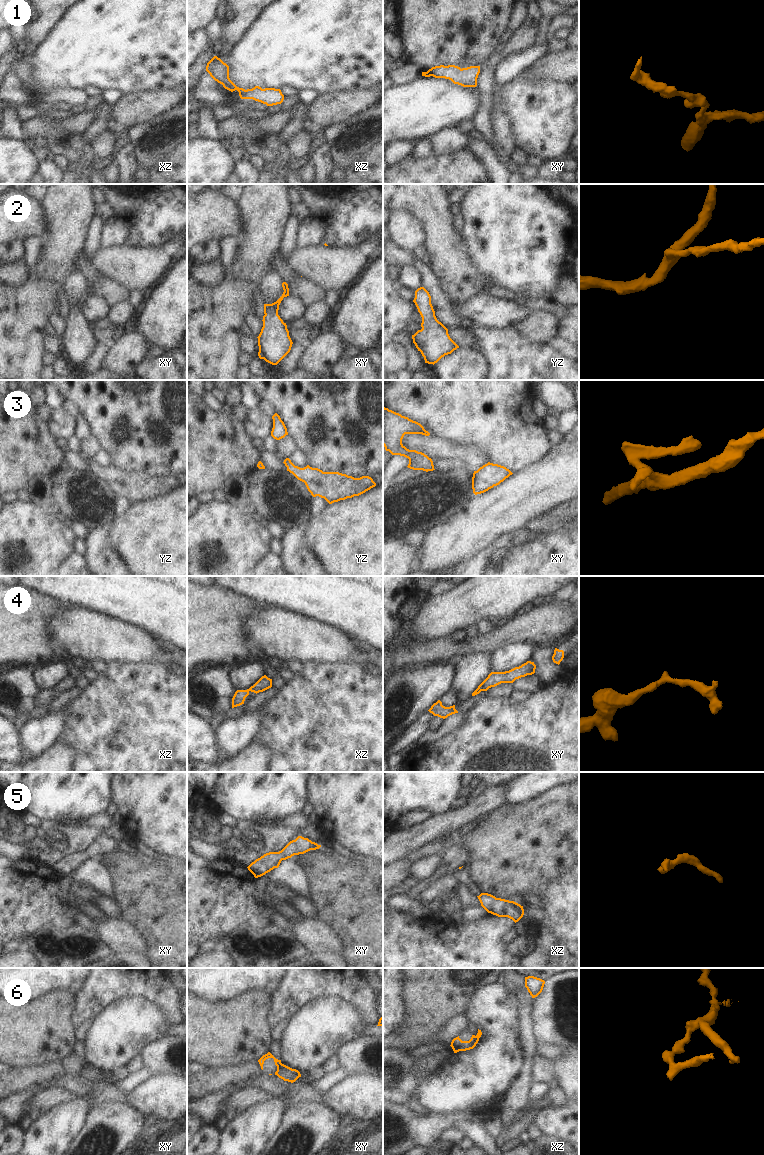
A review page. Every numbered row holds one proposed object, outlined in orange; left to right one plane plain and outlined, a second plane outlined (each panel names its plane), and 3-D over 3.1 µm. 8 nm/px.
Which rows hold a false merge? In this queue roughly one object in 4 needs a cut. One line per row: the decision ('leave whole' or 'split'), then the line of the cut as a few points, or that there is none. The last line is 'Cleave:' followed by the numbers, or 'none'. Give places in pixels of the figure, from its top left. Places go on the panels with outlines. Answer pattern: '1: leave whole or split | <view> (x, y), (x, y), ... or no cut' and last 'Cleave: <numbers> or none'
1: leave whole | no cut
2: leave whole | no cut
3: leave whole | no cut
4: leave whole | no cut
5: leave whole | no cut
6: split | xy (281, 1063), (277, 1068)
Cleave: 6

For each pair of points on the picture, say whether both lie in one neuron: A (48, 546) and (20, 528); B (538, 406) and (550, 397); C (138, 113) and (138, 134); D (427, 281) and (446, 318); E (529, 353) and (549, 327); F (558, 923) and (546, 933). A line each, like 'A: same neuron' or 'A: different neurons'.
A: same neuron
B: different neurons
C: different neurons
D: same neuron
E: different neurons
F: different neurons

